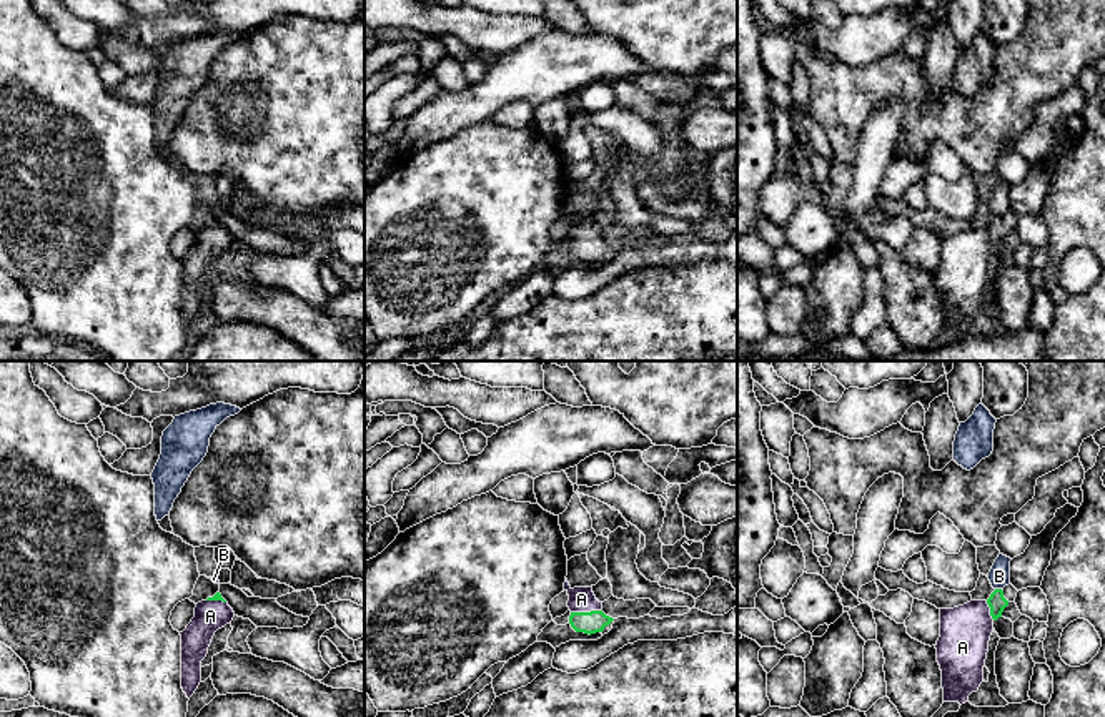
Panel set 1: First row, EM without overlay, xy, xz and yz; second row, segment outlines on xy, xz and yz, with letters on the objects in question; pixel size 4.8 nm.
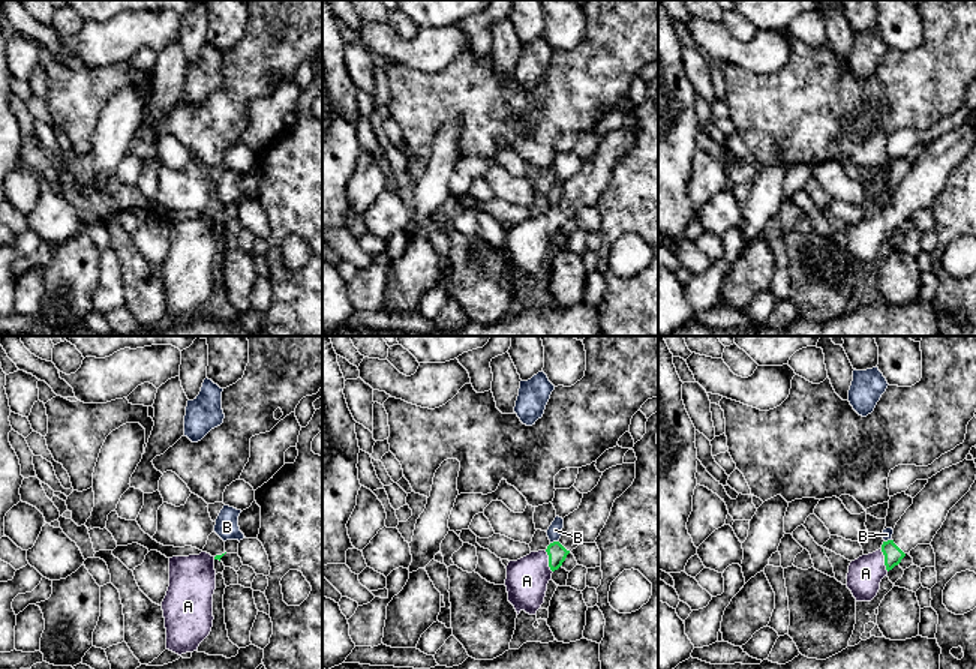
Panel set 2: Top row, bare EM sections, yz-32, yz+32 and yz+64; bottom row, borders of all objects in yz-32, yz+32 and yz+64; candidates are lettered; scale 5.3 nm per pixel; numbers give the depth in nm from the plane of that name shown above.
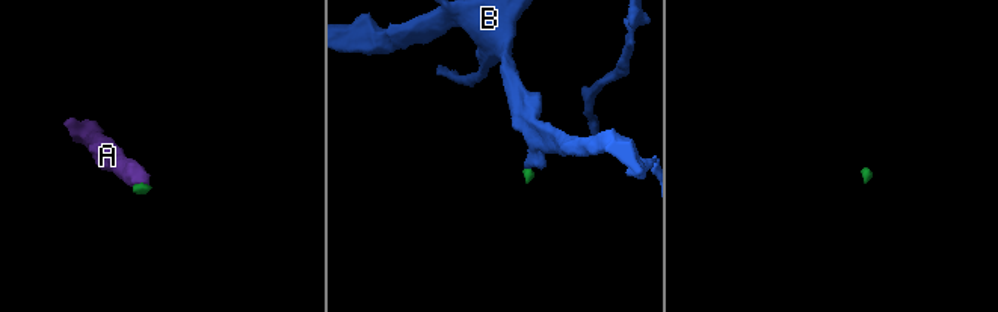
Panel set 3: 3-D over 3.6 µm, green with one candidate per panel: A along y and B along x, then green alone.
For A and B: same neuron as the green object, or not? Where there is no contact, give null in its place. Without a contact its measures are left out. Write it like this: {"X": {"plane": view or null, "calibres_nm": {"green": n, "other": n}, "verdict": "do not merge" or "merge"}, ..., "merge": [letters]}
{"A": {"plane": "xz", "calibres_nm": {"green": 110, "other": 130}, "verdict": "merge"}, "B": {"plane": "yz", "calibres_nm": {"green": 90, "other": 110}, "verdict": "do not merge"}, "merge": ["A"]}

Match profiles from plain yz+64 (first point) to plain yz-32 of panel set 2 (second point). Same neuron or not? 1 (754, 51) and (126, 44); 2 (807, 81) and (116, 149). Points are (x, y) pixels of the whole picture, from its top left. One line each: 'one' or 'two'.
1: one
2: two

